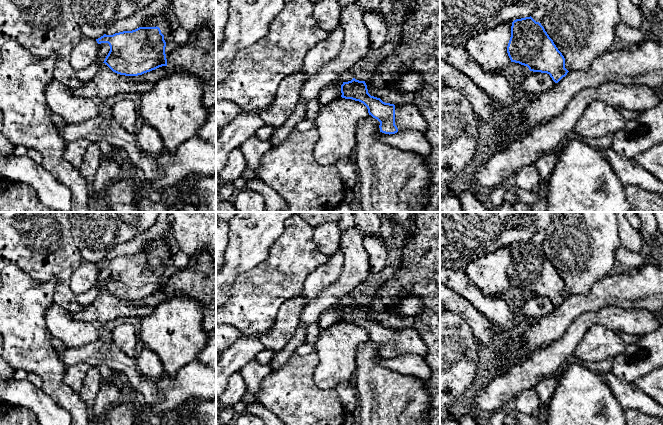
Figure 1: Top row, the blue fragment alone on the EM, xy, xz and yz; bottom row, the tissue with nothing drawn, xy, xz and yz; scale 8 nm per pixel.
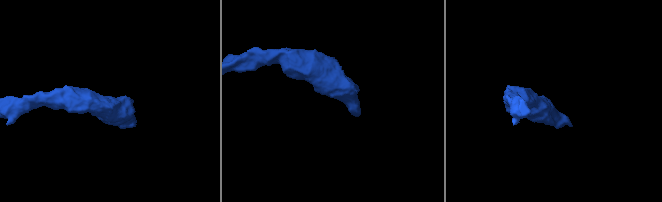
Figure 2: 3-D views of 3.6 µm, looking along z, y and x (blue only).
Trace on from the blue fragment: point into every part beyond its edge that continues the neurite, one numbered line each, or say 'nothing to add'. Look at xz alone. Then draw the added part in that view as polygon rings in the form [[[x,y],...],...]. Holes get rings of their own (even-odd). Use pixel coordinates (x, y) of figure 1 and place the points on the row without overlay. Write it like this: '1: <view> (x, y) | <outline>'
1: xz (407, 341) | [[[395,329],[395,349],[398,356],[414,354],[424,358],[427,355],[425,344],[413,329]]]

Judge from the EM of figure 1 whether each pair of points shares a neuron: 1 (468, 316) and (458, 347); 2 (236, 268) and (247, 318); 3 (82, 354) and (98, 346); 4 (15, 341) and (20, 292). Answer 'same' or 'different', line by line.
1: different
2: different
3: same
4: same

